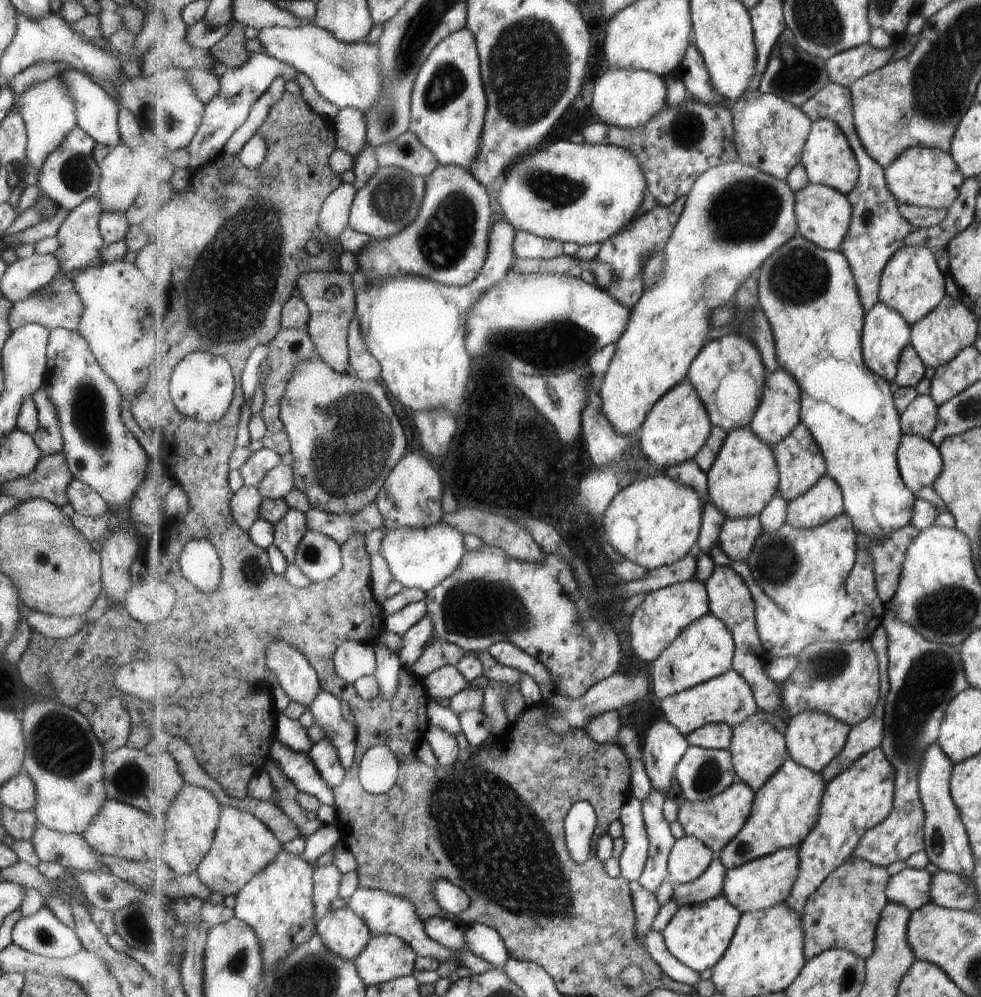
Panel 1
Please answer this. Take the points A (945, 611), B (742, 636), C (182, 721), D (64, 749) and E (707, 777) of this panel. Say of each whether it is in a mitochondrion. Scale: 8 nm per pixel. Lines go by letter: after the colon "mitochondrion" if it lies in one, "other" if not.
A: mitochondrion
B: other
C: other
D: mitochondrion
E: mitochondrion

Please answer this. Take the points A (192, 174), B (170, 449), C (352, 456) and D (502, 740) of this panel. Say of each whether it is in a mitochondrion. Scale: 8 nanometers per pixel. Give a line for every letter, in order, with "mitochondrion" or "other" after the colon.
A: other
B: other
C: mitochondrion
D: other

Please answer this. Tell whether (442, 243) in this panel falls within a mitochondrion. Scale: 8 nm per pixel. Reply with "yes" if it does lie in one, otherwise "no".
yes

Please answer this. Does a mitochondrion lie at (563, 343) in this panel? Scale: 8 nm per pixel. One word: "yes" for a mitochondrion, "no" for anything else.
yes

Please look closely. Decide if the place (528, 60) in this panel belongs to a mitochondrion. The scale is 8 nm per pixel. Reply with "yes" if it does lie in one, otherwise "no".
yes

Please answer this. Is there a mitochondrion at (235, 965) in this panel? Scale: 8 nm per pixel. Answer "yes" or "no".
yes

